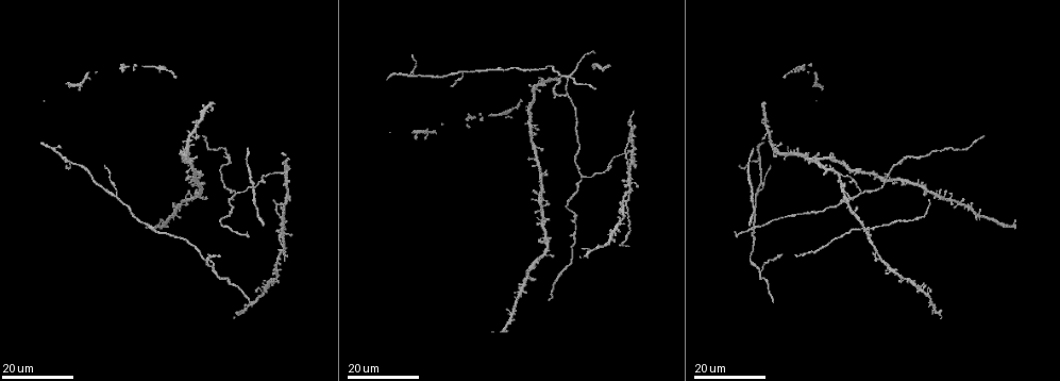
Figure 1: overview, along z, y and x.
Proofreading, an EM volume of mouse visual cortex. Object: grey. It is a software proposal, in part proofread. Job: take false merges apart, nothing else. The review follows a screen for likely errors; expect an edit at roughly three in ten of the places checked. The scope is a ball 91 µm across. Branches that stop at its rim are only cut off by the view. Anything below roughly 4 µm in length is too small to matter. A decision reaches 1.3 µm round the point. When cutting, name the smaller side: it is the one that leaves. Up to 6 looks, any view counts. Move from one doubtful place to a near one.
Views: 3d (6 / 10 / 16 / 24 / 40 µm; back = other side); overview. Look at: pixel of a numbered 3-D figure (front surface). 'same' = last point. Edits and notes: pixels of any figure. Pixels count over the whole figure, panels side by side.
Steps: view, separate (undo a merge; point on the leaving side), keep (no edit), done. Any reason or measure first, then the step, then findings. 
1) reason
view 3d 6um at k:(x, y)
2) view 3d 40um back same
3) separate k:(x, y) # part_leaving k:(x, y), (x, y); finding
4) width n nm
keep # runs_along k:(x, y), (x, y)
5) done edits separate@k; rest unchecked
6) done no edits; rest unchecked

branch point
view 3d 24um at 1:(559, 74)

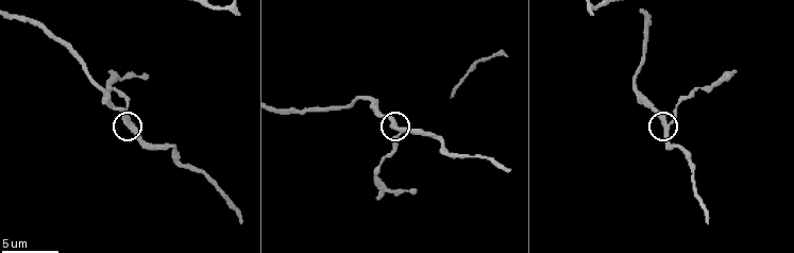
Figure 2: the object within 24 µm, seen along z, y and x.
closer look
view 3d 10um at 2:(664, 129)

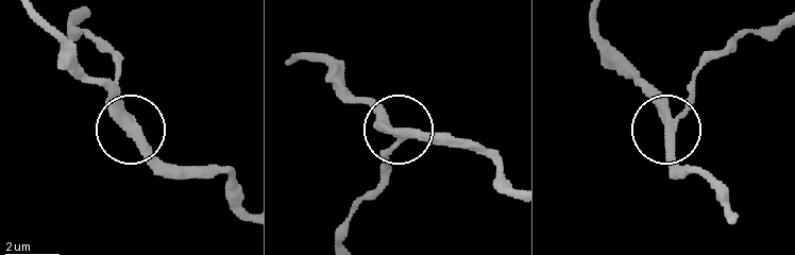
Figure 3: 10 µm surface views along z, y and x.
arms 3
separate 3:(385, 150) # part_leaving 3:(410, 131), (385, 156), (381, 179), (353, 214), (343, 241); two neurons meet here

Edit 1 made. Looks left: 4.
branch point
view 3d 16um at 1:(582, 177)

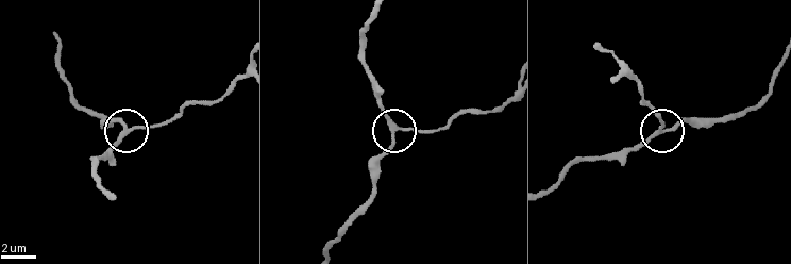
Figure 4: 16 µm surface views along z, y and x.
view 3d 6um at 4:(131, 129)

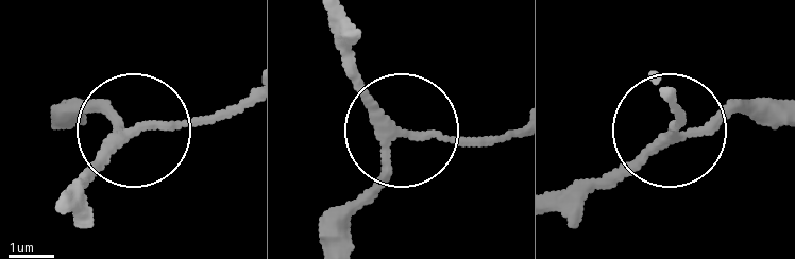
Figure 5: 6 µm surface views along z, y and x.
width 200 nm
keep # runs_along 5:(71, 98), (118, 132), (239, 113); all the same neuron

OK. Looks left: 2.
view 3d 16um at 1:(868, 230)

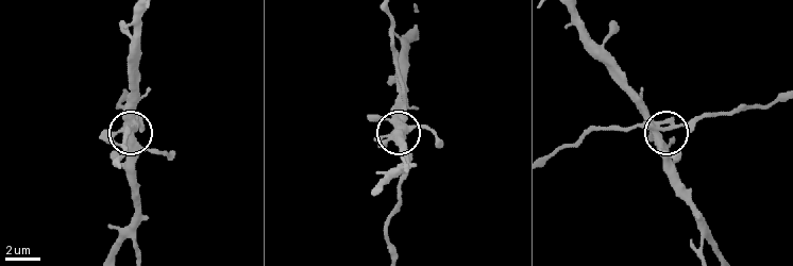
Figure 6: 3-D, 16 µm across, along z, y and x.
view 3d 10um at 6:(661, 131)

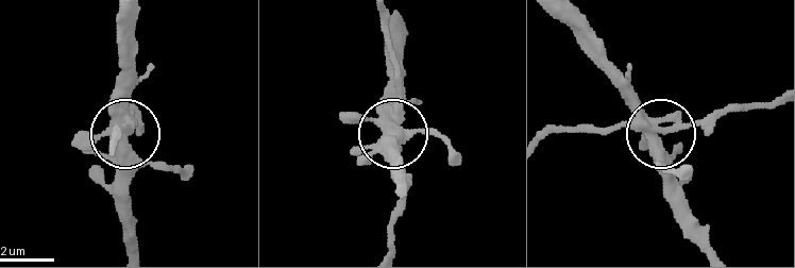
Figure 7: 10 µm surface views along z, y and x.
keep # runs_along 7:(569, 23), (618, 91), (658, 131), (672, 133), (738, 113); one neuron here

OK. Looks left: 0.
done edits separate@3; rest unchecked

